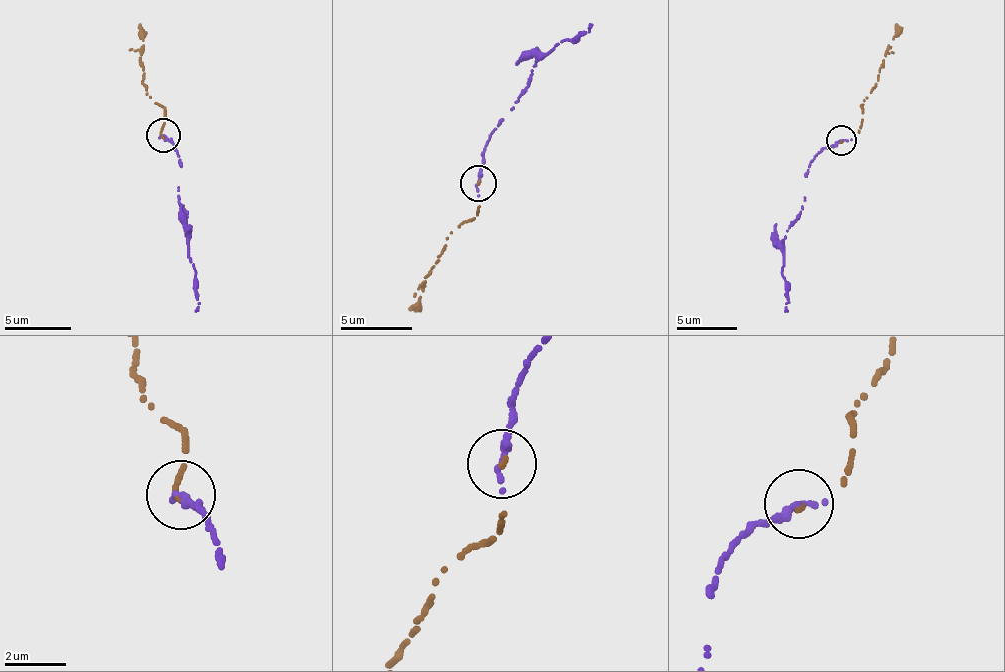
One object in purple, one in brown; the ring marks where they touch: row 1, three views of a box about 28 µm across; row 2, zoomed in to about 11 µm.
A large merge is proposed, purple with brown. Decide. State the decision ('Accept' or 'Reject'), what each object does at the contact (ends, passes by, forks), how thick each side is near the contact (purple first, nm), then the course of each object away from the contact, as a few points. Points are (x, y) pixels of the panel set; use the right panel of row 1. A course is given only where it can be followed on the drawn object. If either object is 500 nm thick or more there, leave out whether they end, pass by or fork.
Accept. At the ring purple ends. At the ring brown ends. Thickness 300 nm (purple) against 110 nm. Course of purple: (840, 141), (809, 163), (803, 208), (786, 231), (783, 266), (787, 282), (783, 312). Course of brown: (843, 141), (859, 134), (862, 107), (879, 79), (897, 24)

